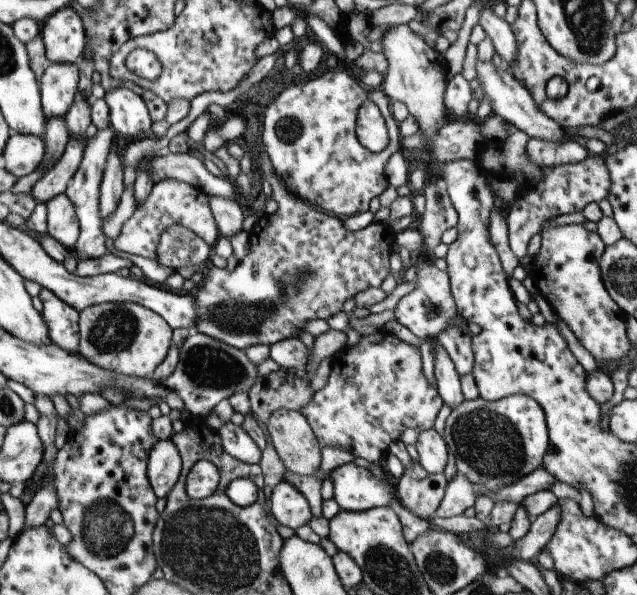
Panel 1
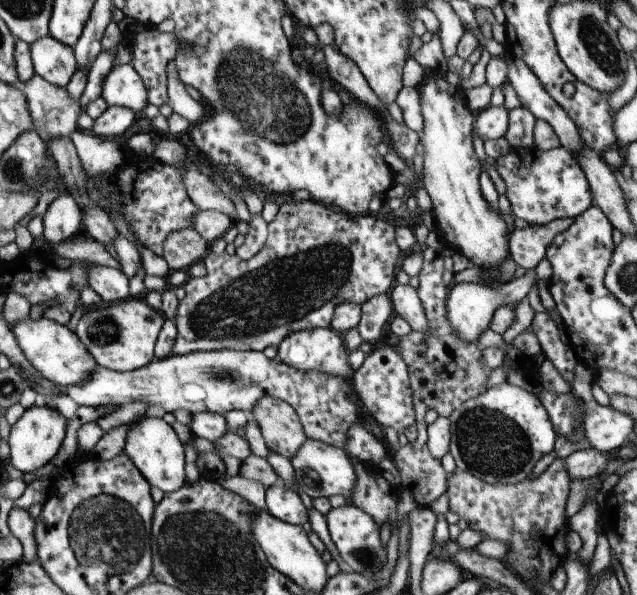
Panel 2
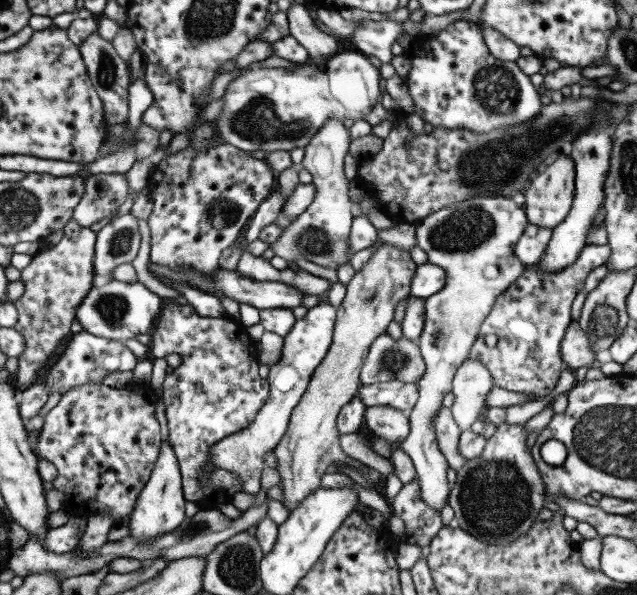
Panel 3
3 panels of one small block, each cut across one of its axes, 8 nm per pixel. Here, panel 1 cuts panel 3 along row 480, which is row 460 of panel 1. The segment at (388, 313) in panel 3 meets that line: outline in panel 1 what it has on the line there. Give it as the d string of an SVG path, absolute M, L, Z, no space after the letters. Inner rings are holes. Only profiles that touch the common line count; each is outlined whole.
M280 408L272 412L266 424L270 440L287 470L300 476L318 473L322 448L300 411Z

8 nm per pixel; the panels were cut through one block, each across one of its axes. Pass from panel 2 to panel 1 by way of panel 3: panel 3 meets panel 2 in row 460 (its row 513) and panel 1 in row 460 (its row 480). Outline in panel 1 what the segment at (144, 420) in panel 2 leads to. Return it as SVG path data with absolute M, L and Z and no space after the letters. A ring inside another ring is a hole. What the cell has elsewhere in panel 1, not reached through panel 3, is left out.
M158 440L148 458L148 481L157 499L167 498L182 471L181 456L172 440Z

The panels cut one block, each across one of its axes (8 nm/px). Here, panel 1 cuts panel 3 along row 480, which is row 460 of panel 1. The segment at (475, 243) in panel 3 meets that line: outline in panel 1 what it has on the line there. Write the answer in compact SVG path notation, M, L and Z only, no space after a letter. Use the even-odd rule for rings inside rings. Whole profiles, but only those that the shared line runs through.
M432 428L420 433L415 445L419 455L418 464L428 474L443 473L448 462L448 446L443 436Z

